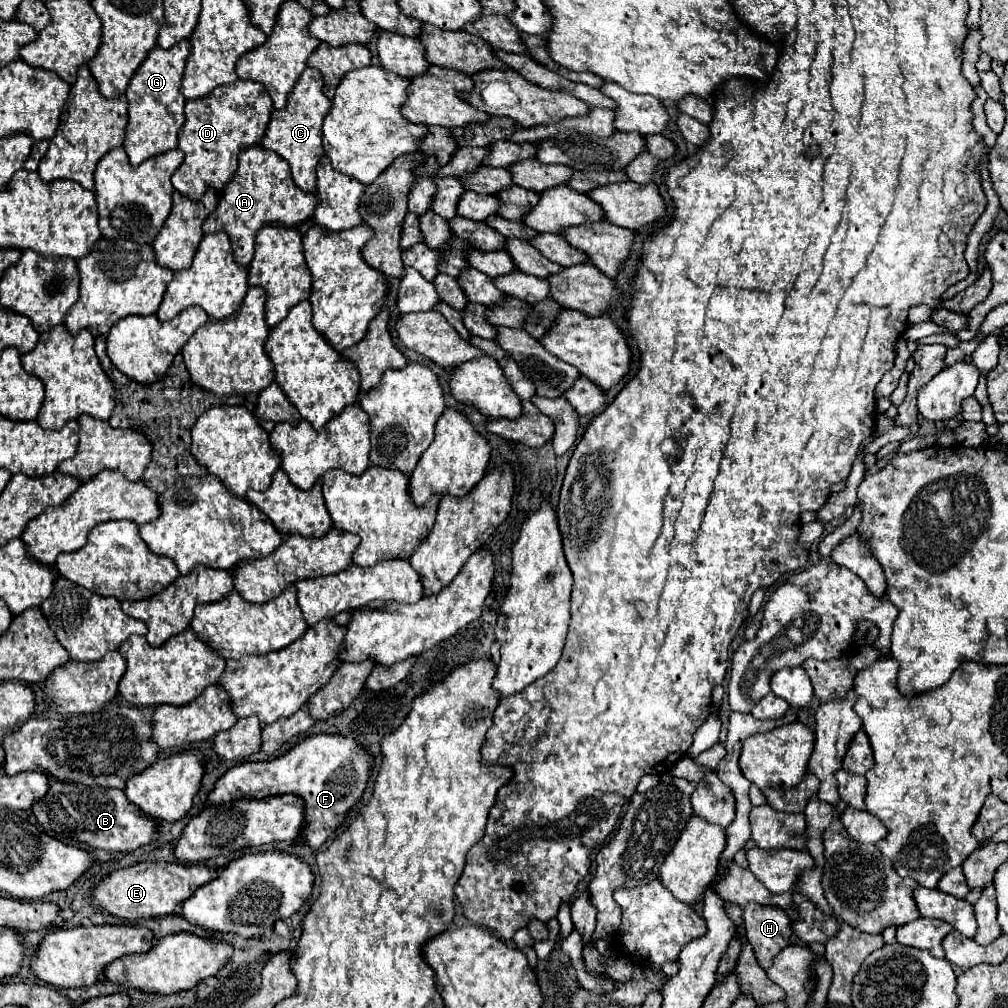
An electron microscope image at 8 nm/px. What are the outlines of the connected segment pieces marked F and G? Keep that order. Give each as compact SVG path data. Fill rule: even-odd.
M316 734L298 742L290 752L278 756L270 762L242 762L230 768L214 786L208 796L210 804L226 804L240 798L266 798L296 794L304 800L304 828L302 838L306 846L318 850L328 836L338 828L348 810L360 800L368 774L372 756L366 754L352 738Z
M182 40L168 50L160 50L156 46L130 80L130 86L126 90L128 128L126 128L124 150L132 166L138 166L148 158L174 150L178 146L178 130L184 124L184 104L186 104L186 98L180 94L180 82L188 56L190 56L188 40Z

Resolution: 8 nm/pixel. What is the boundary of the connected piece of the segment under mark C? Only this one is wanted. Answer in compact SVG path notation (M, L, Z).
M306 68L304 74L298 78L292 94L288 94L288 104L284 110L274 110L270 124L266 128L266 134L260 142L262 148L268 148L276 154L280 154L292 170L294 184L304 190L304 192L314 192L316 190L316 166L320 158L324 156L322 150L322 120L330 110L330 100L322 92L322 76Z

